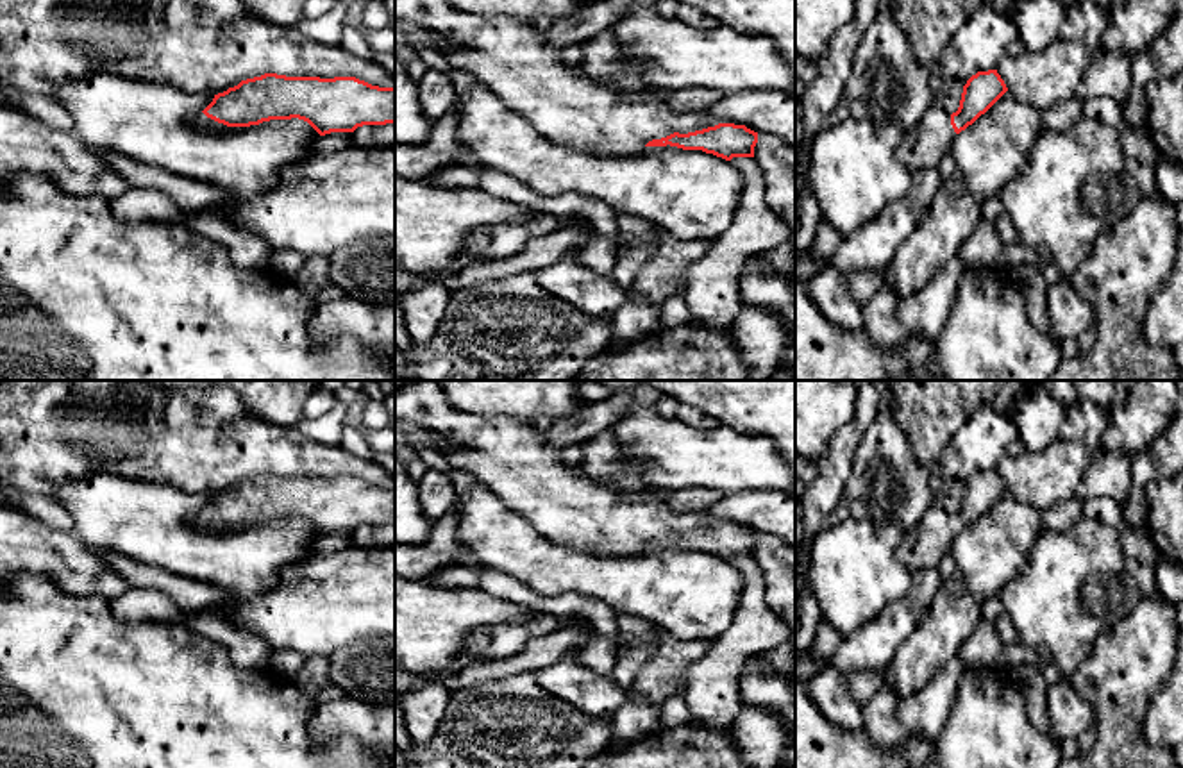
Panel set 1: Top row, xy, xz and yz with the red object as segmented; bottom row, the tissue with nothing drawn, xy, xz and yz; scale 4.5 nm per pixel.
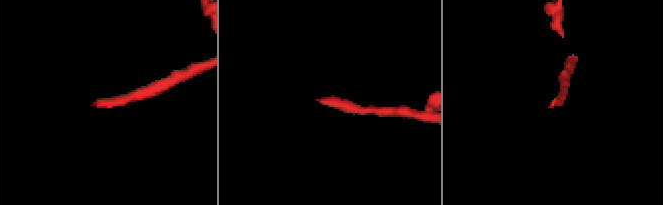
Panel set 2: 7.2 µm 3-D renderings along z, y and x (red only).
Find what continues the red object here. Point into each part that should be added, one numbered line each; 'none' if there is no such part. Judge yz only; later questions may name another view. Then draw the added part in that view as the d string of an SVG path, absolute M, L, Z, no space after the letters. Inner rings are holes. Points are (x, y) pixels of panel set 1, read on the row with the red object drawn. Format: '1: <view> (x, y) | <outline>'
1: yz (922, 147) | M935 100L920 123L902 134L895 155L910 171L935 168L951 152L954 136L951 114Z

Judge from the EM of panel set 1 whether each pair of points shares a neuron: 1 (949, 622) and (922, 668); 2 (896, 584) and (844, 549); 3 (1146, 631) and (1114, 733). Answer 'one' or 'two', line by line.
1: one
2: one
3: one

